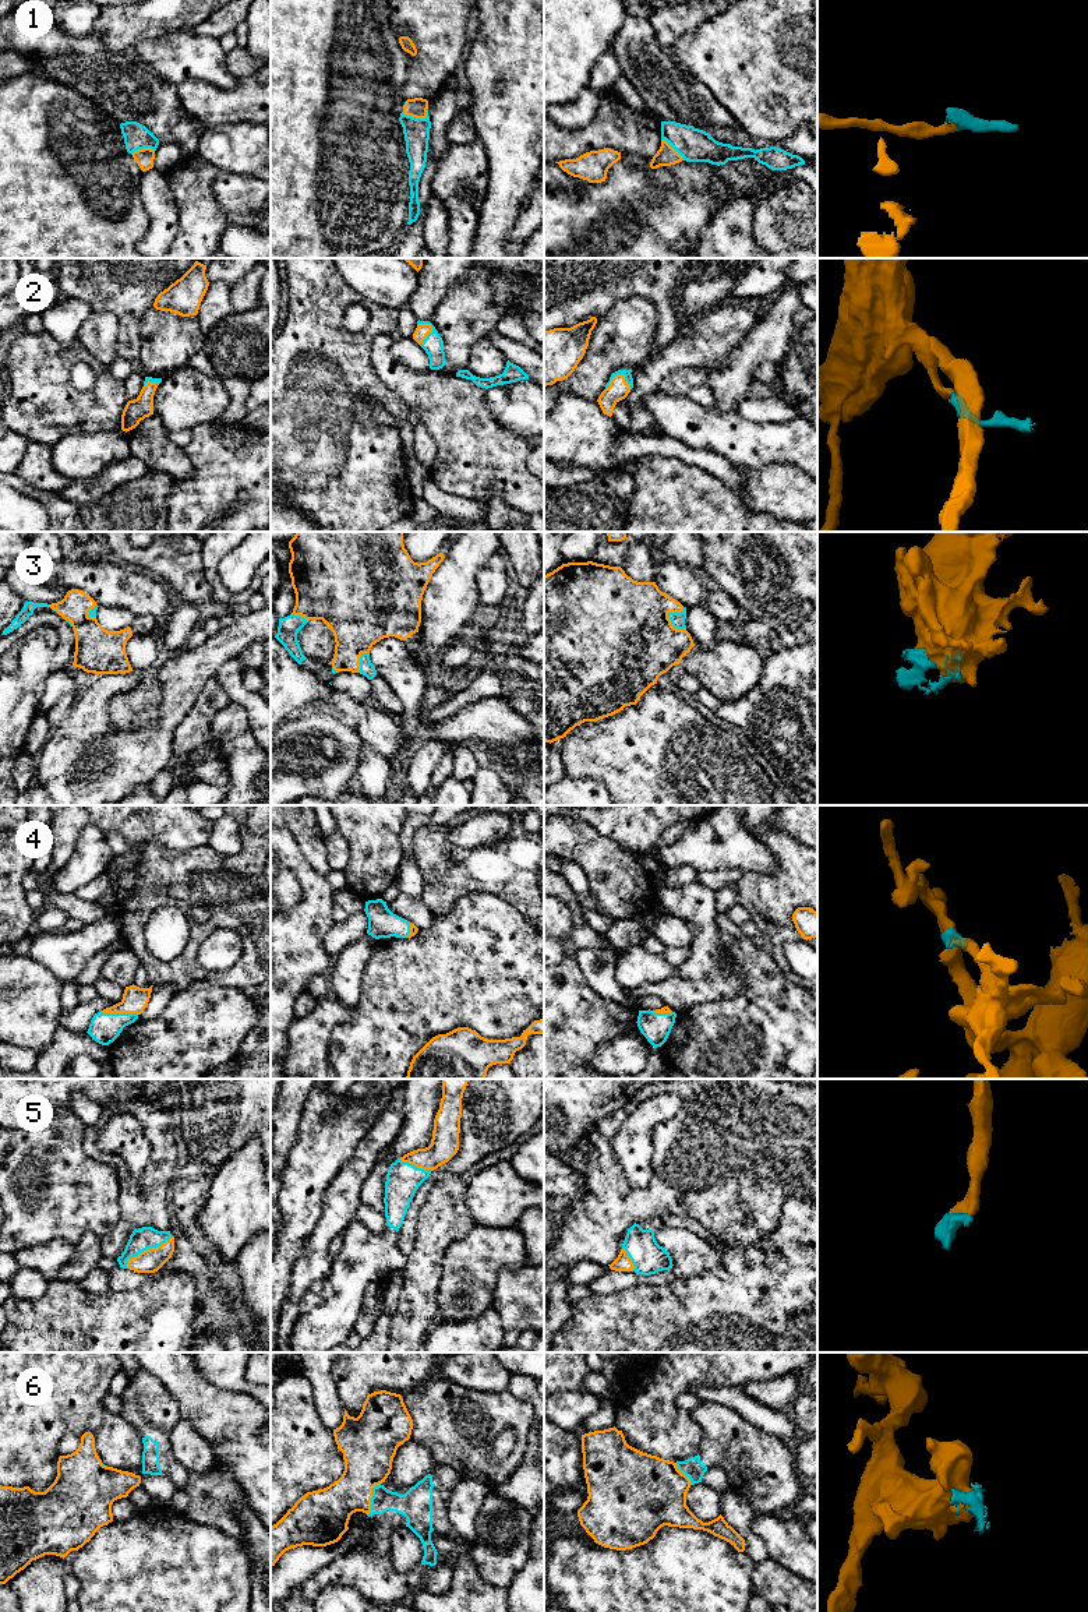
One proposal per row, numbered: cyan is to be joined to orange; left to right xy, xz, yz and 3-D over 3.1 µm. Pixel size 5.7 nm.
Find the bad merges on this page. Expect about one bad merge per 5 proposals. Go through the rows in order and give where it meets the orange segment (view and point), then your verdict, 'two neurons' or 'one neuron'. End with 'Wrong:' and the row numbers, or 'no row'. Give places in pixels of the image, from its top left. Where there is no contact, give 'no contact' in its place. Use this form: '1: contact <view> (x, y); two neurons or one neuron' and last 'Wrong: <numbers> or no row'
1: contact xz (417, 117); one neuron
2: contact xz (428, 332); one neuron
3: contact yz (667, 614); one neuron
4: contact xy (119, 1012); one neuron
5: contact xy (147, 1249); one neuron
6: contact xz (371, 1496); one neuron
Wrong: no row

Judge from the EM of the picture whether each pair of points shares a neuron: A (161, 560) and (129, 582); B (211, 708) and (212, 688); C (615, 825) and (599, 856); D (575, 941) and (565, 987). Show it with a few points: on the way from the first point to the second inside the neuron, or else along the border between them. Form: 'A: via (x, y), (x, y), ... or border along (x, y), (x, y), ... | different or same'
A: border along (113, 558), (149, 572), (170, 589) | different
B: via (211, 704), (212, 692) | same
C: border along (579, 822), (587, 822), (601, 835), (636, 854) | different
D: border along (575, 952), (569, 952), (558, 963) | different

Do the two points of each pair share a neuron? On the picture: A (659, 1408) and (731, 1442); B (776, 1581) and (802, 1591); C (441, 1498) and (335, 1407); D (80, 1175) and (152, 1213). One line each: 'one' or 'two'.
A: two
B: one
C: two
D: two

